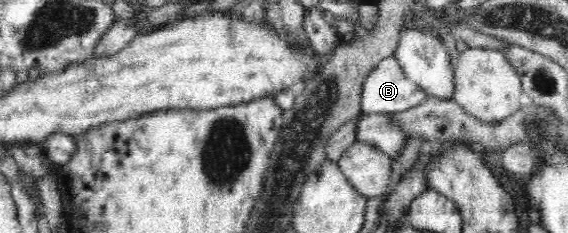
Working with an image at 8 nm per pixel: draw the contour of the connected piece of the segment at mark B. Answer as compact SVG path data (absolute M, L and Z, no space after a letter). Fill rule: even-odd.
M394 56L385 57L369 72L362 88L360 109L367 114L375 112L400 113L419 106L427 92L409 80Z

